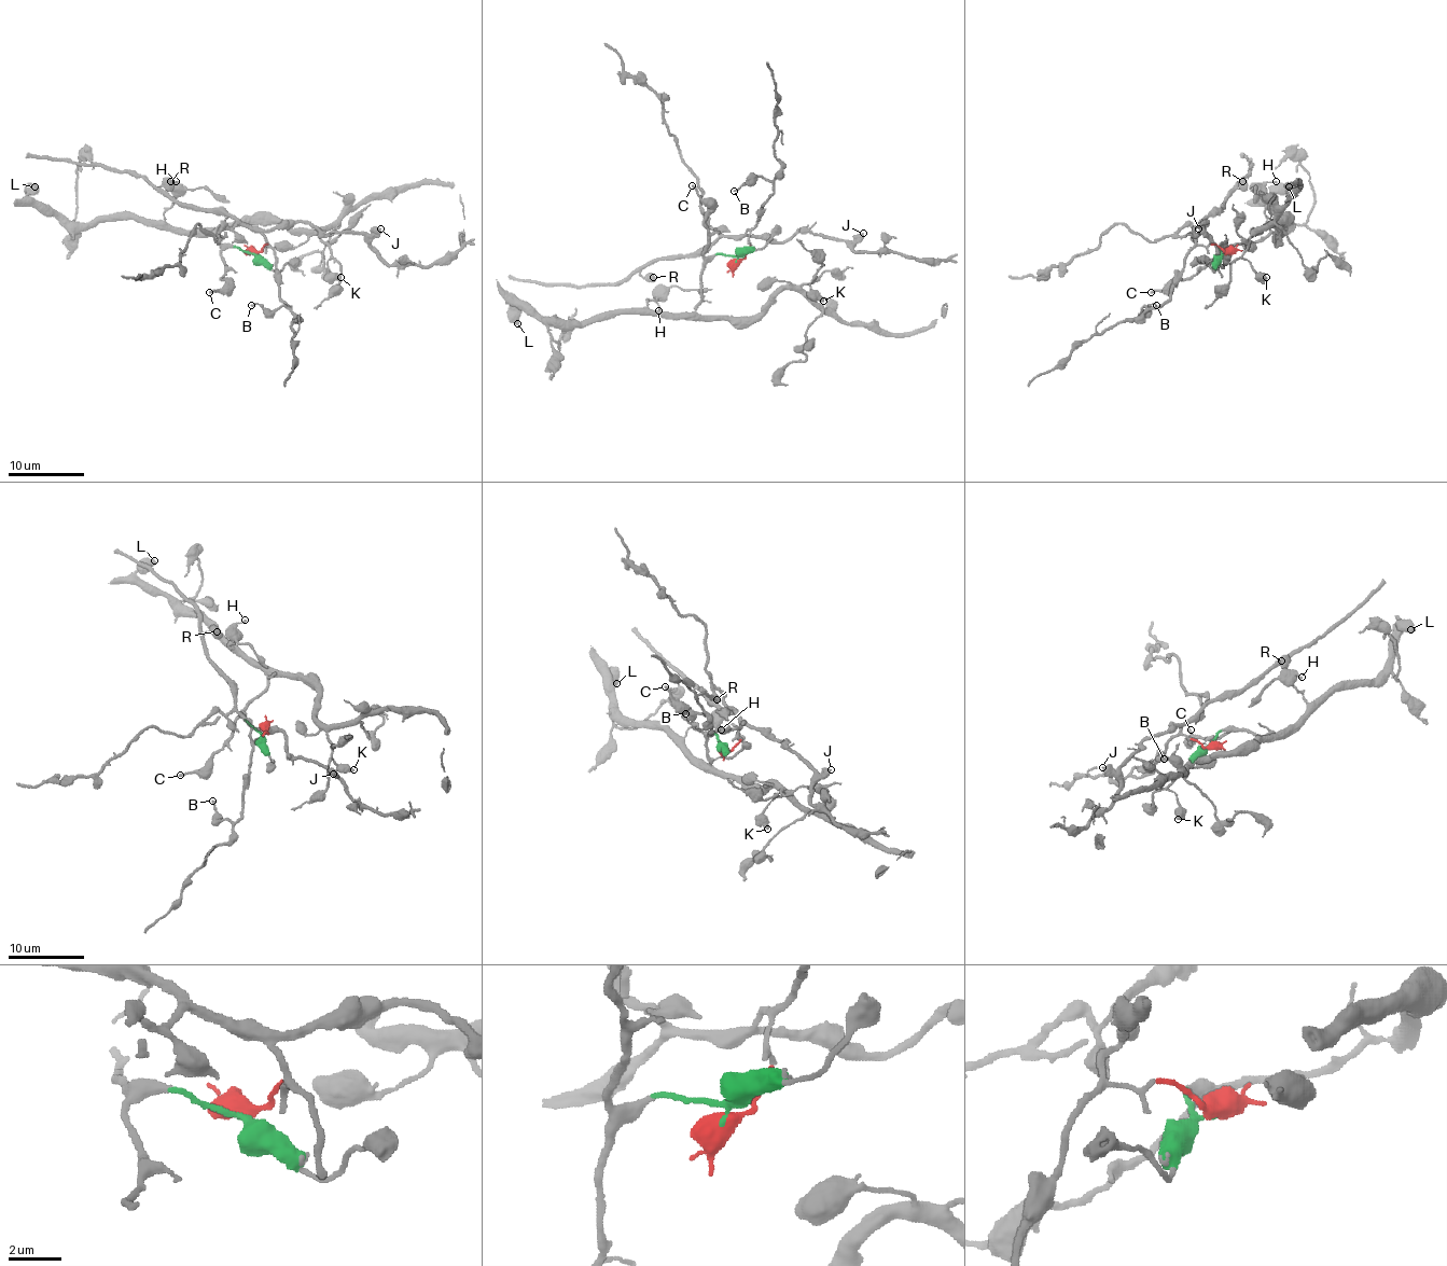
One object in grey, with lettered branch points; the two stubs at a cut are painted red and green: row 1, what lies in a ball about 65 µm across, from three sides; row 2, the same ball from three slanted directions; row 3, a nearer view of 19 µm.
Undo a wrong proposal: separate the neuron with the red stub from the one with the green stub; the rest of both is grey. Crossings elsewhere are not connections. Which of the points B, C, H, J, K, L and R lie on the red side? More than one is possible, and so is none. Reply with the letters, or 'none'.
B, J, R

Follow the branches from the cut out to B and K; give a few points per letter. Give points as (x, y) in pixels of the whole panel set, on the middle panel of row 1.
B: (737, 259), (742, 259), (748, 250), (750, 231), (757, 223), (773, 183), (755, 176), (733, 191)
K: (737, 259), (715, 253), (705, 265), (695, 310), (703, 316), (753, 318), (815, 276), (810, 290), (823, 301)

